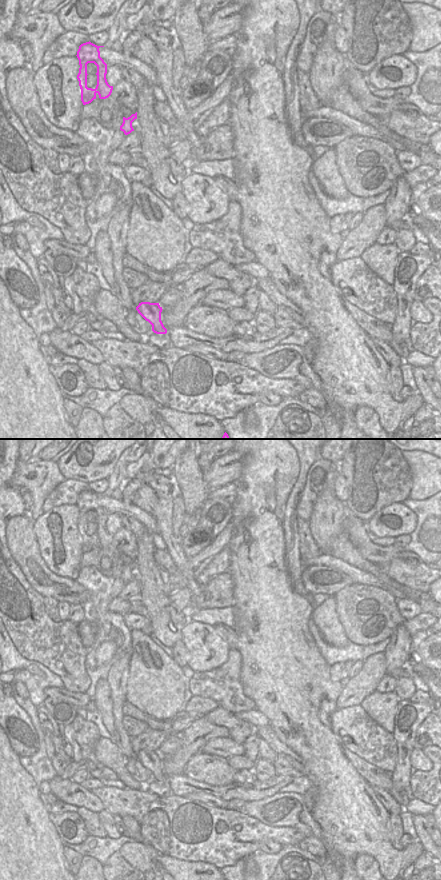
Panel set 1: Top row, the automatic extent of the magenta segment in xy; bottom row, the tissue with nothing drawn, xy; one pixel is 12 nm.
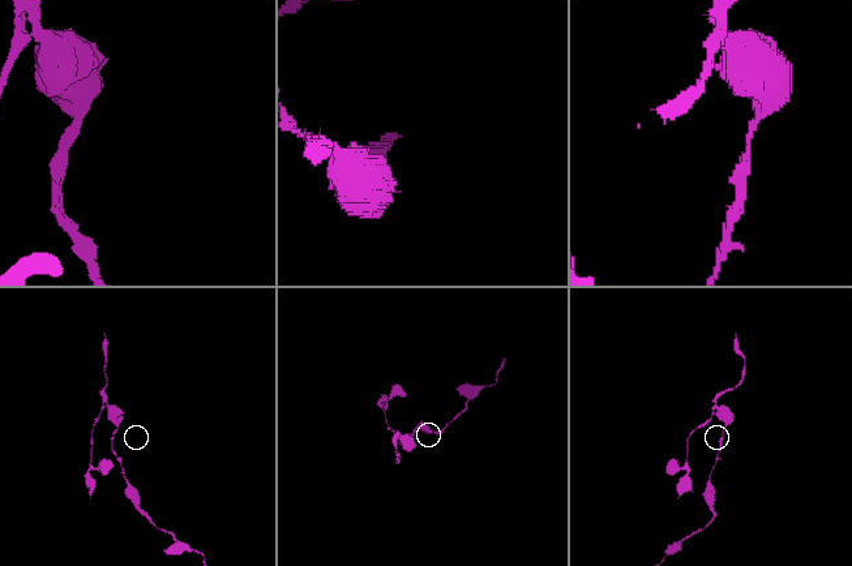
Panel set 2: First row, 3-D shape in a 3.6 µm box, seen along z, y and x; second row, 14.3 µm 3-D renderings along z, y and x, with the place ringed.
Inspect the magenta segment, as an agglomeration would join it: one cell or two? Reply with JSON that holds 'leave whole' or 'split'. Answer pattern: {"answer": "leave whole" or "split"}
{"answer": "leave whole"}

